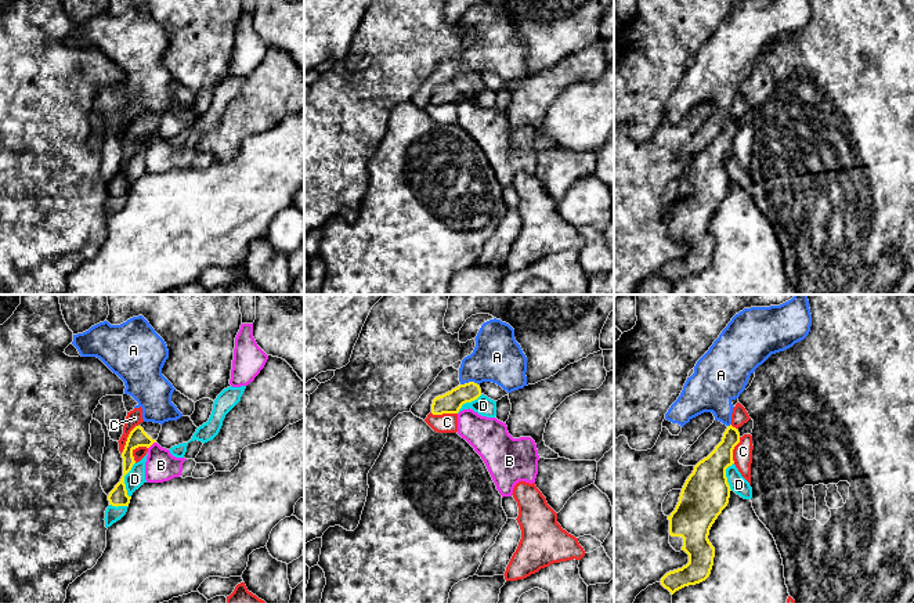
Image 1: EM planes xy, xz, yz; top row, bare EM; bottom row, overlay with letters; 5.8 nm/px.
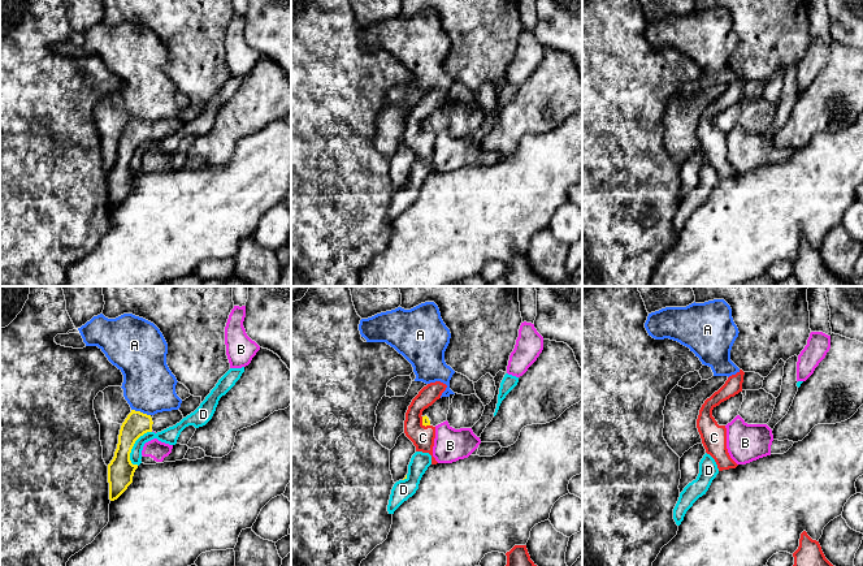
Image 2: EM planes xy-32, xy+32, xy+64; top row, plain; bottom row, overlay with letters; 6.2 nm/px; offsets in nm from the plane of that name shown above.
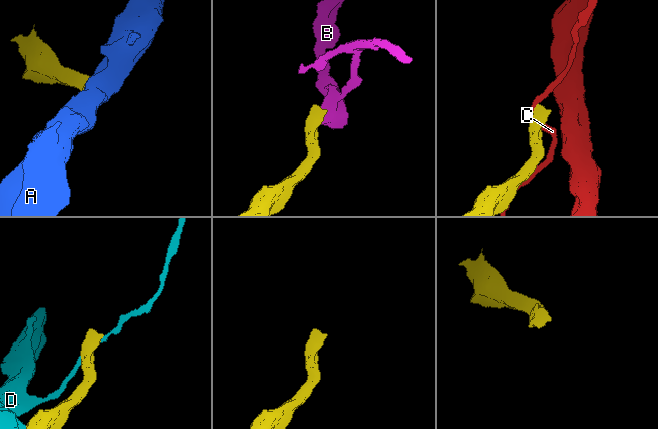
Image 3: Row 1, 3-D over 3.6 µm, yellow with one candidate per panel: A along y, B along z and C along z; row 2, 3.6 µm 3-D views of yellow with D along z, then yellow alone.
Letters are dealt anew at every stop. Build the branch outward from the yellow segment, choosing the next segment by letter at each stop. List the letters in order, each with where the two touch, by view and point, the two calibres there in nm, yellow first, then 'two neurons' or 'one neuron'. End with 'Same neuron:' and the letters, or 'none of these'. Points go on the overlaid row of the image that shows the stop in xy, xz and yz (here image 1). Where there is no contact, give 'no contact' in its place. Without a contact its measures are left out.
A: xz (469, 382) | 130/280 nm | two neurons
B: xy (151, 444) | 110/180 nm | two neurons
C: xy (127, 439) | 110/90 nm | two neurons
D: xy (123, 480) | 110/110 nm | two neurons
Same neuron: none of these

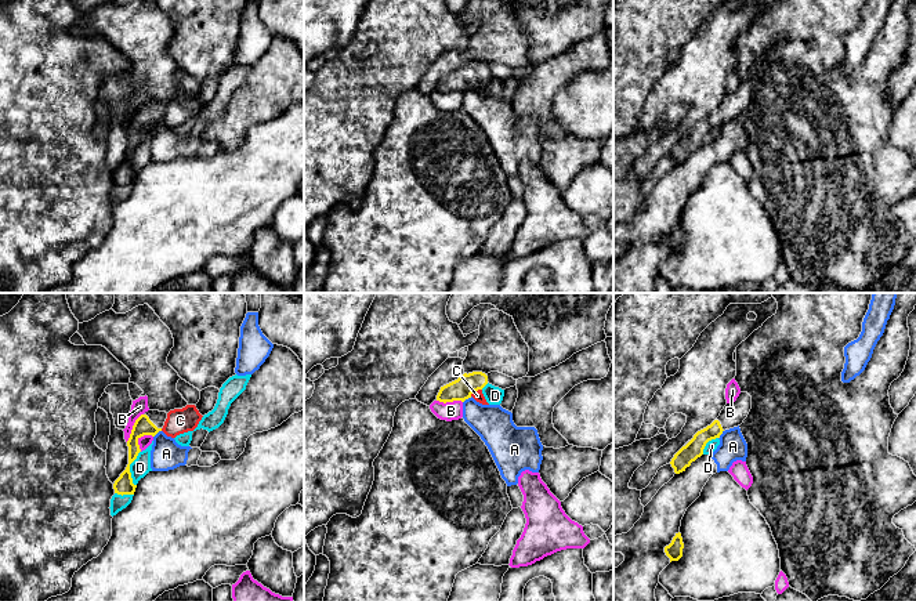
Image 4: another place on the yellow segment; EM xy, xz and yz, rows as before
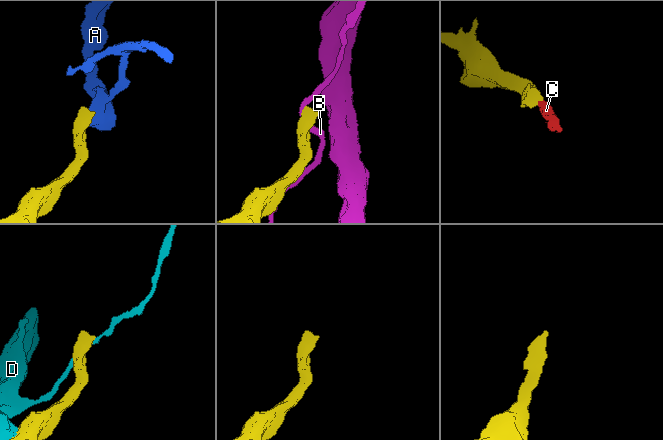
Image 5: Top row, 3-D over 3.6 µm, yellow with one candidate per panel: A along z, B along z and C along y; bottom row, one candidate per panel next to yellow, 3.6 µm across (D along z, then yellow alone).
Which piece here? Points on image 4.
A: xz (467, 398) | 130/220 nm | two neurons
B: xy (133, 427) | 110/90 nm | two neurons
C: xz (475, 390) | 130/60 nm | one neuron
D: xy (129, 469) | 110/110 nm | two neurons
Same neuron: C

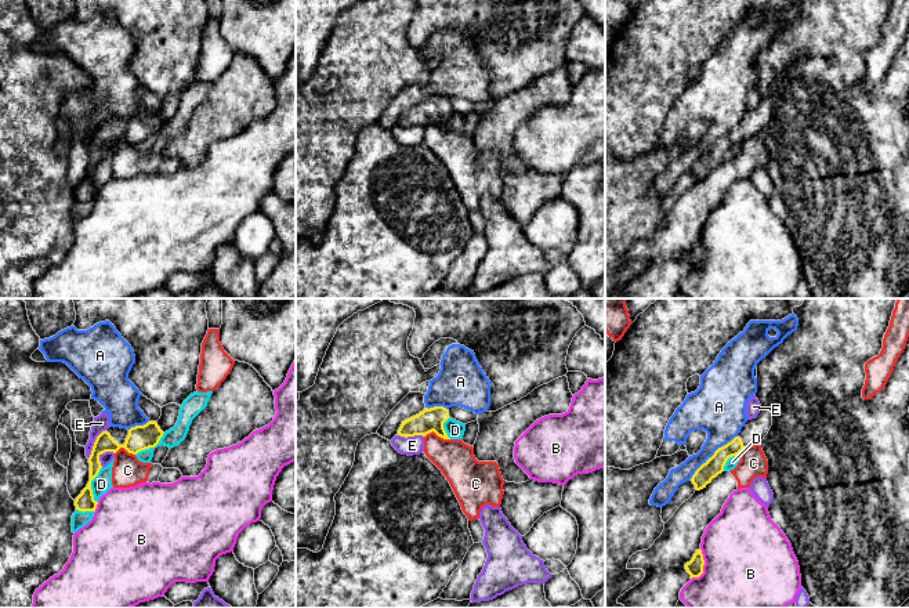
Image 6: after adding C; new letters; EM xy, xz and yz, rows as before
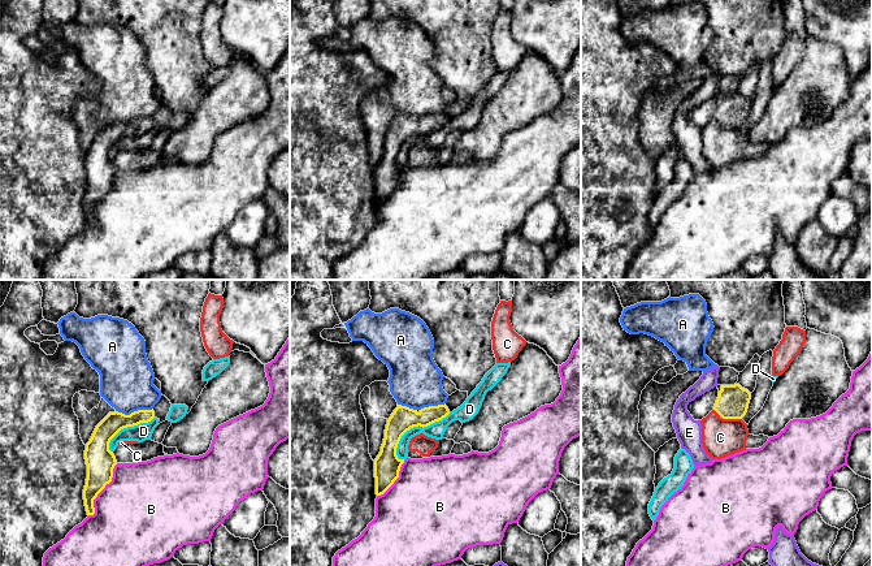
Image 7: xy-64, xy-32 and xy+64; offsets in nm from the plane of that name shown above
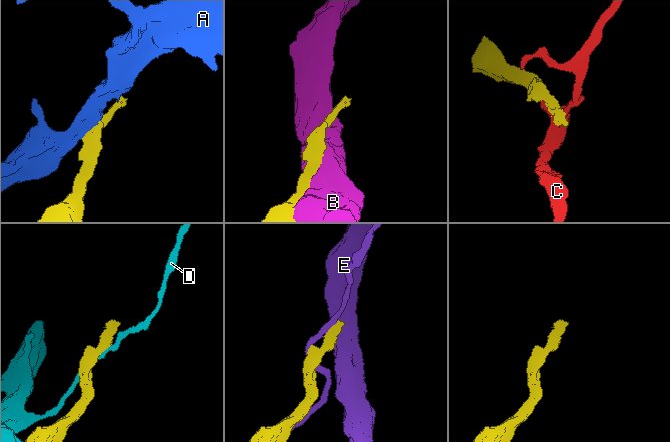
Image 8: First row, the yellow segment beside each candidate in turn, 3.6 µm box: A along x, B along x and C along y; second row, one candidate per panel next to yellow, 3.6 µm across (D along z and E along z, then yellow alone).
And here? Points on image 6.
A: yz (724, 445) | 110/320 nm | two neurons
B: yz (702, 567) | 100/480 nm | two neurons
C: xz (437, 434) | 140/220 nm | two neurons
D: xy (90, 485) | 110/110 nm | two neurons
E: xy (94, 444) | 130/90 nm | two neurons
Same neuron: none of these

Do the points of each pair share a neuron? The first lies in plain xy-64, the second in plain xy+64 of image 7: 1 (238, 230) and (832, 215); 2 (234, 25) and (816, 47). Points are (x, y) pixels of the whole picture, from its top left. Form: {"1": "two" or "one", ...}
{"1": "one", "2": "two"}

